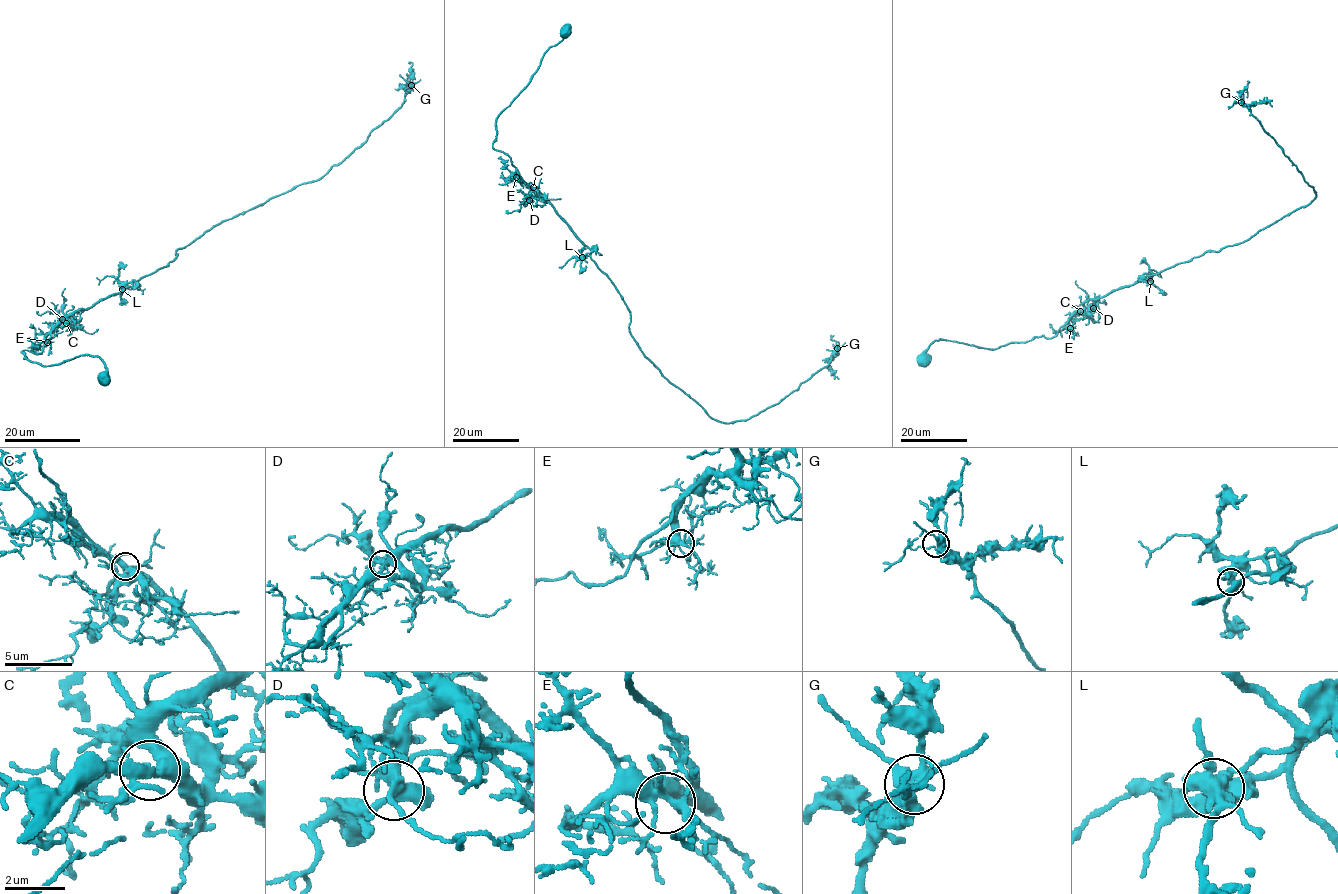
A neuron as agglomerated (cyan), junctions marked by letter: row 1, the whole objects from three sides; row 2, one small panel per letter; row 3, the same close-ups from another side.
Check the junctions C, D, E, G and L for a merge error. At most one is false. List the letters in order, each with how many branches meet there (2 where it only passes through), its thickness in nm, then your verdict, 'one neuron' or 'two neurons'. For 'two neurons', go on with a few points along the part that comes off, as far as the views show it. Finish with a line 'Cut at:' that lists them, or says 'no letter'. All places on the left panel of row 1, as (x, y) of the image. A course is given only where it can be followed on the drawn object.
C: 6 | 380 nm | one neuron
D: 6 | 440 nm | one neuron
E: 6 | 300 nm | one neuron
G: 5 | 400 nm | one neuron
L: 6 | 400 nm | one neuron
Cut at: no letter

